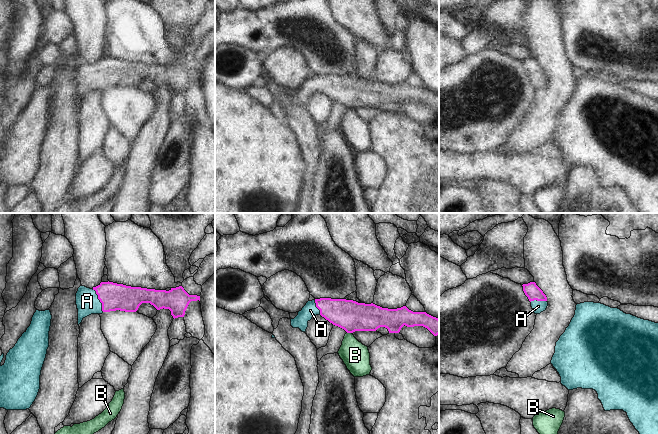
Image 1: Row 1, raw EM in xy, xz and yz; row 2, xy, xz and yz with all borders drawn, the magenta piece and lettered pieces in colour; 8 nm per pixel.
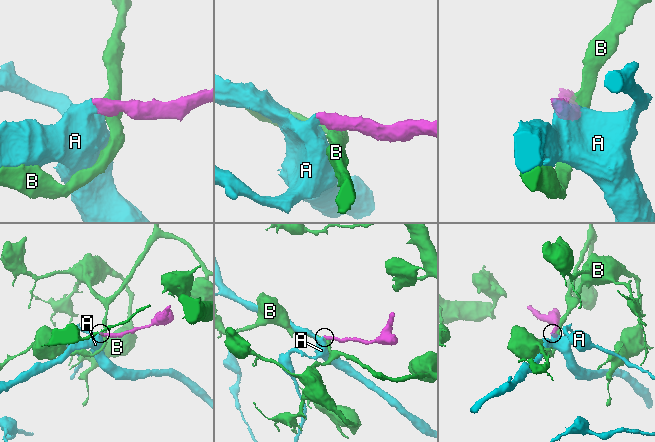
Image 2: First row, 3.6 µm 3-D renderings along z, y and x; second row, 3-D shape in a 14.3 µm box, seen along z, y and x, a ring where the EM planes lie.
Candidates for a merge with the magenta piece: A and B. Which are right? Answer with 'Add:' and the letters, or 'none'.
Add: A

